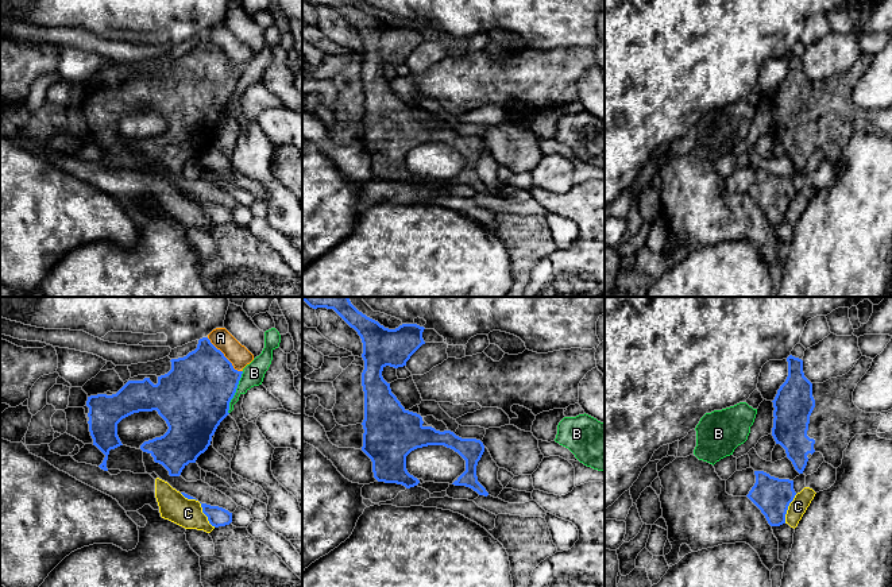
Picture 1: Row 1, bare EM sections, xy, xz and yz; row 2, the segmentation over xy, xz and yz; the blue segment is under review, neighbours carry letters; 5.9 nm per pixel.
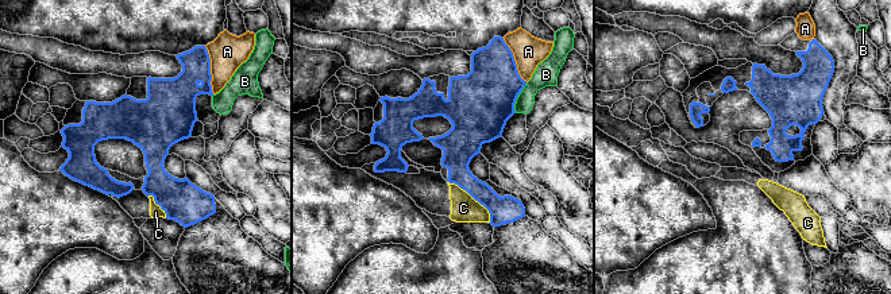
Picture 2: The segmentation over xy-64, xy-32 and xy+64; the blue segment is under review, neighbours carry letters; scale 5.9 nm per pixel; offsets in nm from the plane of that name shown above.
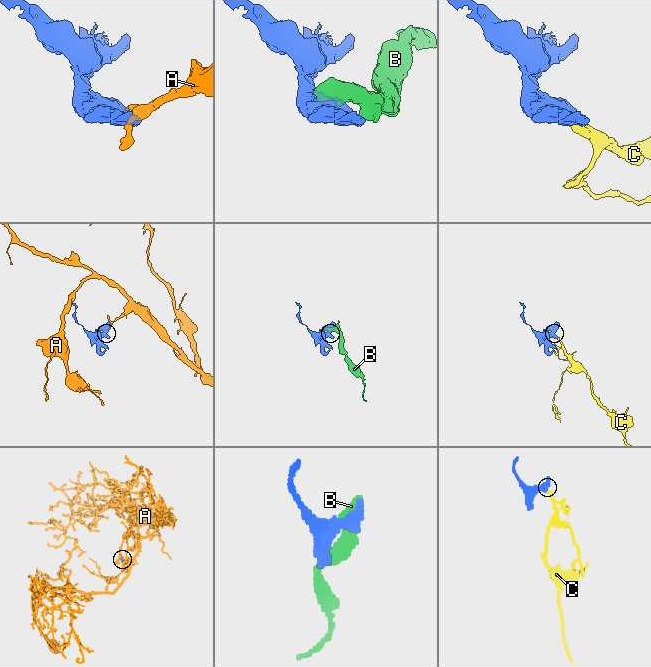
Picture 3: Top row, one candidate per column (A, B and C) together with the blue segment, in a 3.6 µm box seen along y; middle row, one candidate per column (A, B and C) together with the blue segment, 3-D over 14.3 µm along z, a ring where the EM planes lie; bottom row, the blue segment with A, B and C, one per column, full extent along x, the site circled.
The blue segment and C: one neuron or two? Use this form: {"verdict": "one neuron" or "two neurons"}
{"verdict": "two neurons"}

